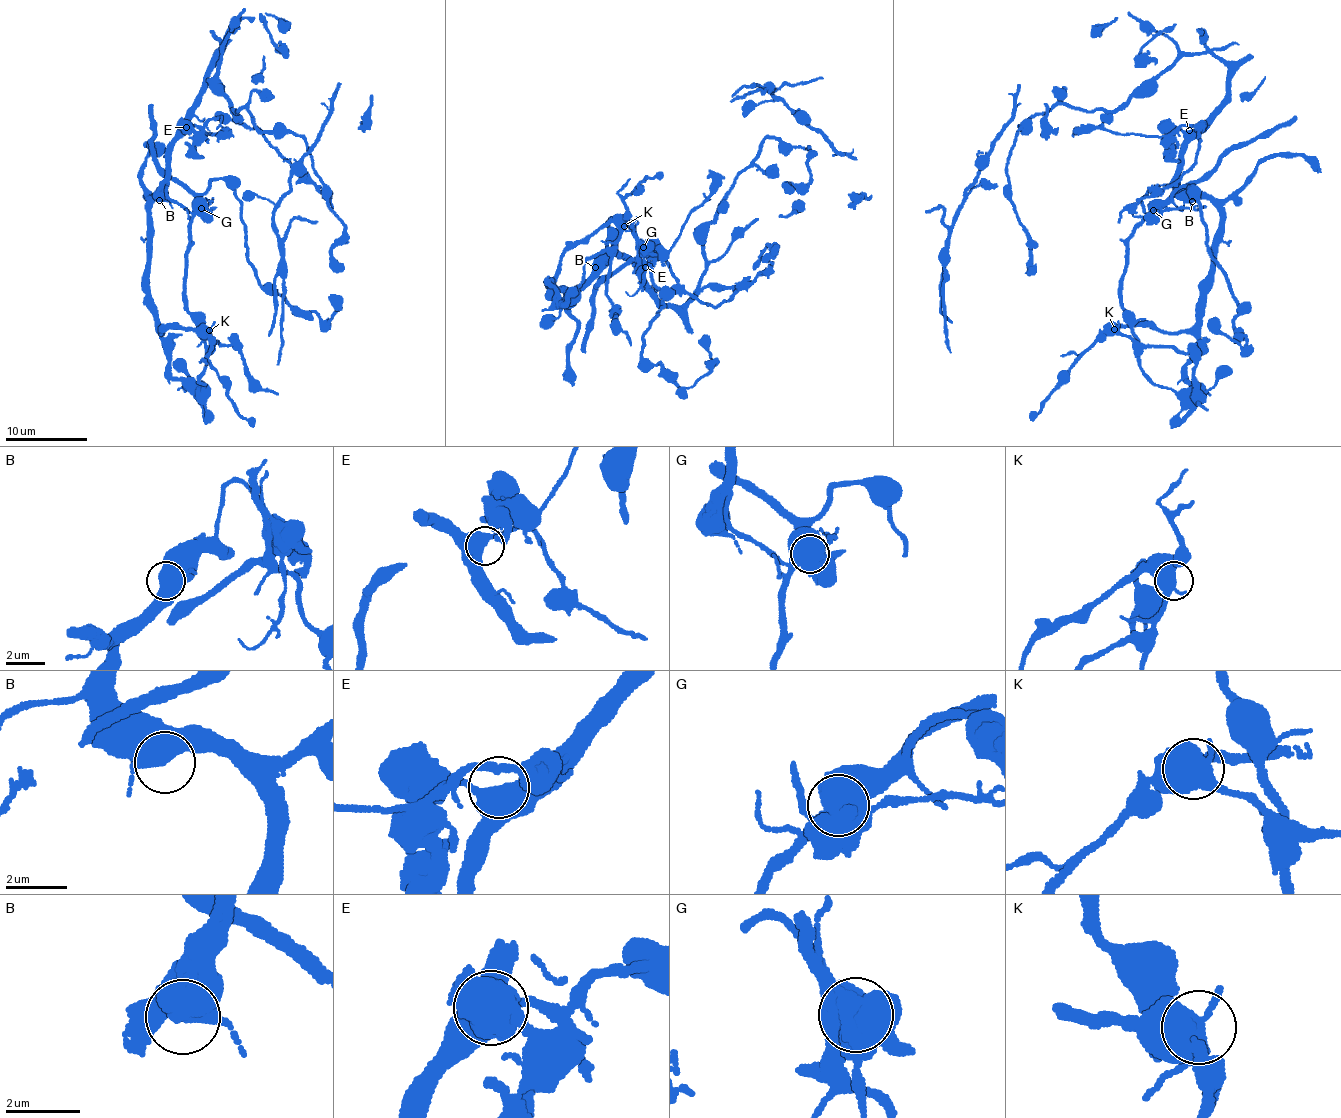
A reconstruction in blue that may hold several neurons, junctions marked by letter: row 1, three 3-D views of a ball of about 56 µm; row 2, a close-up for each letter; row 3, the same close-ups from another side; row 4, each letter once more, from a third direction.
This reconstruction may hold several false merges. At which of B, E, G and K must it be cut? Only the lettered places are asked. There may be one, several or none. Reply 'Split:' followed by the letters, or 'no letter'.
Split: G

